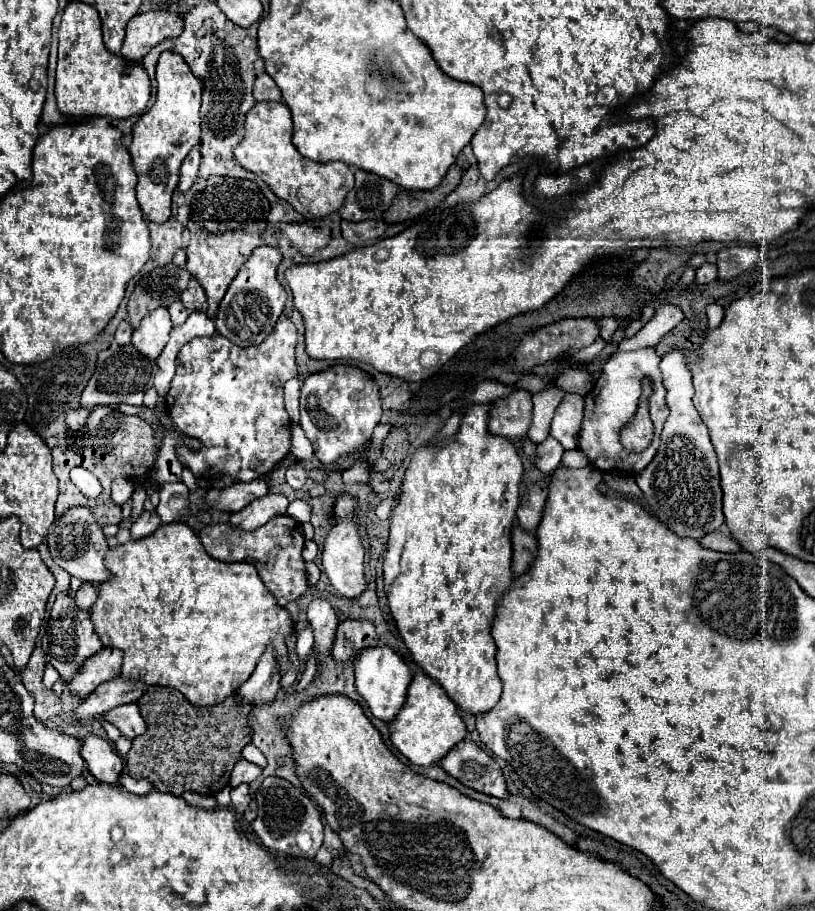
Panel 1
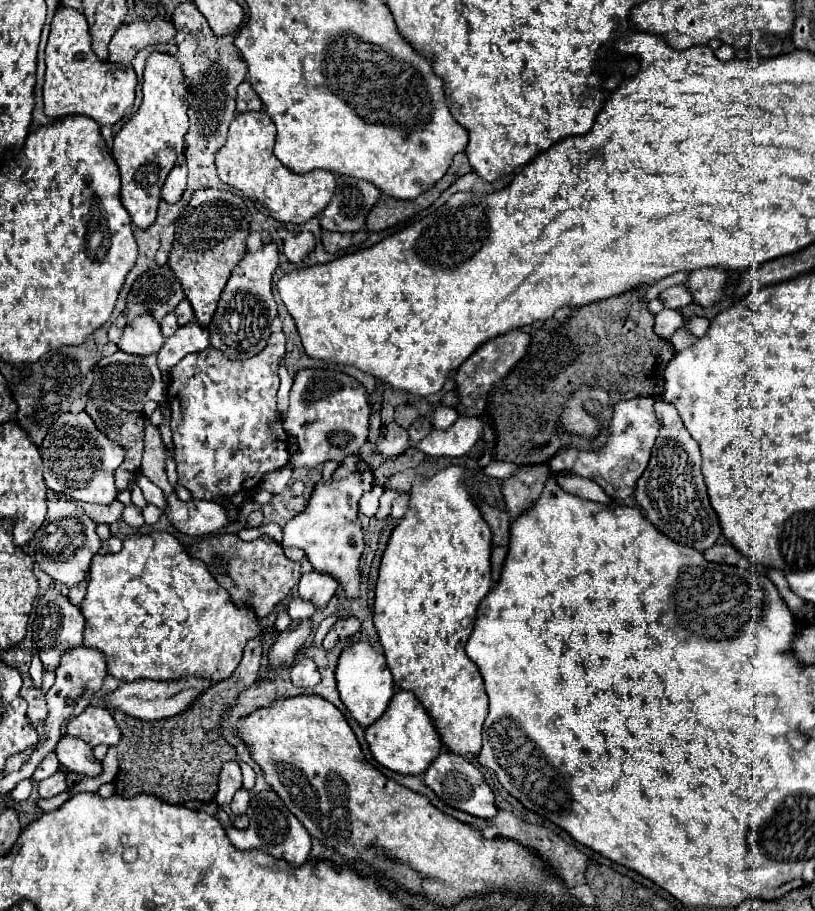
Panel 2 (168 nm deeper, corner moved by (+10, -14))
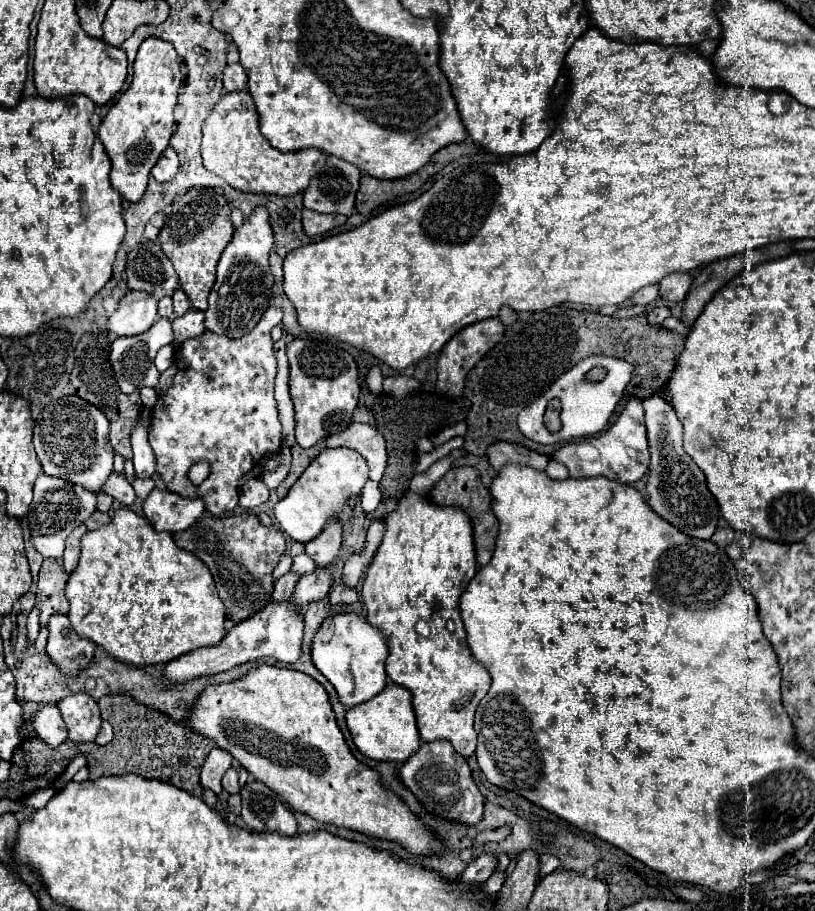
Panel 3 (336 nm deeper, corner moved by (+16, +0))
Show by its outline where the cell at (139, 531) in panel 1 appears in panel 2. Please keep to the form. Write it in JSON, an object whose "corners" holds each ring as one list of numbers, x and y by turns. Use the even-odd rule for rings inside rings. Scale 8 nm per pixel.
{"corners":[[126,506,124,508,124,514,122,514,122,520,132,526,134,530,140,530,144,526,144,518,142,518,142,510,136,508,136,506]]}

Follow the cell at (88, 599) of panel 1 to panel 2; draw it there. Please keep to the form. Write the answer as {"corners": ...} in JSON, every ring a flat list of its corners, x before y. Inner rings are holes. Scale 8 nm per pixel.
{"corners":[[84,580,84,582,80,582,78,586,72,586,72,588,70,588,68,600,70,600,74,606,78,606,78,608,80,608,80,604,82,604,84,596,86,596,86,580]]}

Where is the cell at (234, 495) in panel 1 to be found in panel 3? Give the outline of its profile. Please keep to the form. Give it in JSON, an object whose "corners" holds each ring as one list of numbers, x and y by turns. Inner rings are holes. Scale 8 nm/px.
{"corners":[[156,488,144,502,142,512,156,532,180,532,194,524,202,512,204,502,200,498,180,498,174,492]]}

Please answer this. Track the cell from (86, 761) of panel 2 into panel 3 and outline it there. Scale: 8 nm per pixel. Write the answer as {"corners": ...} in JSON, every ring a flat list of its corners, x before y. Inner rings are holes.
{"corners":[[44,706,32,716,32,728,36,736,40,736,50,748,60,746,68,738,68,730,60,716,58,706]]}

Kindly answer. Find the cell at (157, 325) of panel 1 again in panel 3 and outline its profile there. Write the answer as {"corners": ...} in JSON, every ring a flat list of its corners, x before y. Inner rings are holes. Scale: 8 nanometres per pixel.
{"corners":[[130,290,120,302,114,314,108,318,108,330,116,336,136,336,146,330,158,320,156,298,152,294,134,292]]}

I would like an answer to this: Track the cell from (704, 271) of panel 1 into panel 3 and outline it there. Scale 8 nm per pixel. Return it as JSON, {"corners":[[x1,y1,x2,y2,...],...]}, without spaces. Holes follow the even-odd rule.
{"corners":[[652,284,652,286,644,286,640,288,640,292,632,294,630,298,624,300,624,304,618,304,620,308,622,306,636,306,636,304,642,304,642,306,648,306,648,304,654,304,658,300,658,286]]}

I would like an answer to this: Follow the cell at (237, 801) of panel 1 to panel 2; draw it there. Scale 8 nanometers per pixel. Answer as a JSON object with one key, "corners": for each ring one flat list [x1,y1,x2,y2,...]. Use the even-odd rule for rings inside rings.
{"corners":[[240,788,240,790,234,794,234,798,232,798,232,802,230,802,230,808,232,808,232,812,234,812,236,816,238,816,238,814,244,814,248,802,250,802,250,792,244,790,244,788]]}

